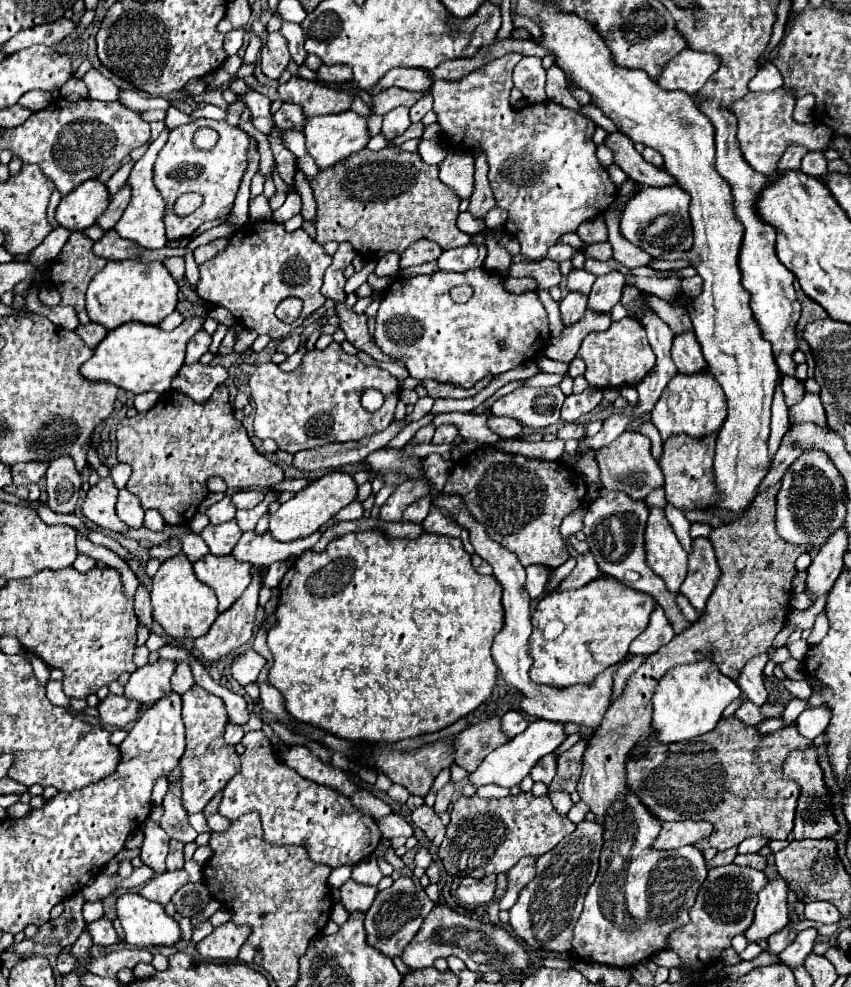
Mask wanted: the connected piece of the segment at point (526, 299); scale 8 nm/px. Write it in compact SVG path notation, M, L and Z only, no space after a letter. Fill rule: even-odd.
M474 268L468 272L436 272L430 276L396 278L384 292L380 310L376 316L376 346L390 358L404 362L412 378L452 382L462 388L472 388L486 376L496 376L520 366L528 358L542 354L550 340L548 316L536 292L512 294L504 290L504 276L492 274L486 268ZM458 284L470 284L474 296L466 304L454 304L450 288Z

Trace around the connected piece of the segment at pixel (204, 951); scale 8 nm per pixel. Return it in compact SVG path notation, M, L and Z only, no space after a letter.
M226 922L216 926L212 934L208 934L202 942L198 942L198 952L206 960L236 960L238 950L250 936L248 926L240 926L234 922Z

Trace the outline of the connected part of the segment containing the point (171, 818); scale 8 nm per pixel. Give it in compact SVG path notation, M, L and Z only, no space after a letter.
M176 782L168 788L168 794L166 794L162 806L164 806L166 812L162 816L160 826L166 830L166 834L174 840L184 842L184 844L194 842L198 832L190 826L188 814L182 808L182 786L180 786L180 782Z

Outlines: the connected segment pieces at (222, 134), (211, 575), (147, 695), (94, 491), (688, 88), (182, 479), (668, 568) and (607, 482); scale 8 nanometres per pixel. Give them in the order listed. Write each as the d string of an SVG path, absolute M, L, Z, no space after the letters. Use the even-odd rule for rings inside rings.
M198 118L186 126L174 128L170 132L168 142L164 144L164 148L160 150L156 162L154 162L154 184L156 188L162 192L162 198L168 202L166 206L166 238L168 240L180 240L180 238L190 238L192 232L208 222L208 220L216 220L216 218L224 218L230 214L232 206L234 206L234 198L240 186L240 180L244 176L246 170L246 152L248 152L248 142L250 136L240 130L230 126L228 122L216 122L216 120L206 120L206 118ZM198 128L212 128L218 132L218 142L214 148L210 150L198 150L194 146L194 132ZM184 192L198 192L204 196L204 204L194 210L188 216L178 216L174 214L174 202L178 196L182 196Z
M210 552L206 554L206 558L194 562L196 578L216 592L220 612L228 610L246 590L252 576L250 570L252 566L246 562L238 562L232 556L214 556Z
M156 660L132 672L126 684L126 696L142 704L154 704L170 694L170 678L176 670L176 660Z
M108 476L100 480L86 494L86 500L82 504L84 516L100 528L108 528L112 532L126 532L128 526L116 516L116 510L114 510L116 496L118 496L118 488L114 486L112 478Z
M686 46L666 64L656 84L664 90L682 90L694 96L706 84L706 80L718 70L718 66L720 58L716 54L696 52Z
M224 384L204 404L190 400L190 396L178 390L168 390L152 410L120 420L116 442L118 462L132 466L126 488L140 498L144 510L158 510L170 526L190 524L198 504L208 494L206 480L210 476L220 476L228 488L270 488L284 480L282 468L254 448L246 428L232 414Z
M648 506L650 516L646 524L646 556L648 566L666 582L668 590L678 592L688 574L688 554L680 546L662 508Z
M622 432L610 446L604 446L596 452L596 460L600 468L602 490L622 490L634 500L644 500L654 488L664 484L664 474L650 452L650 440L640 432Z

